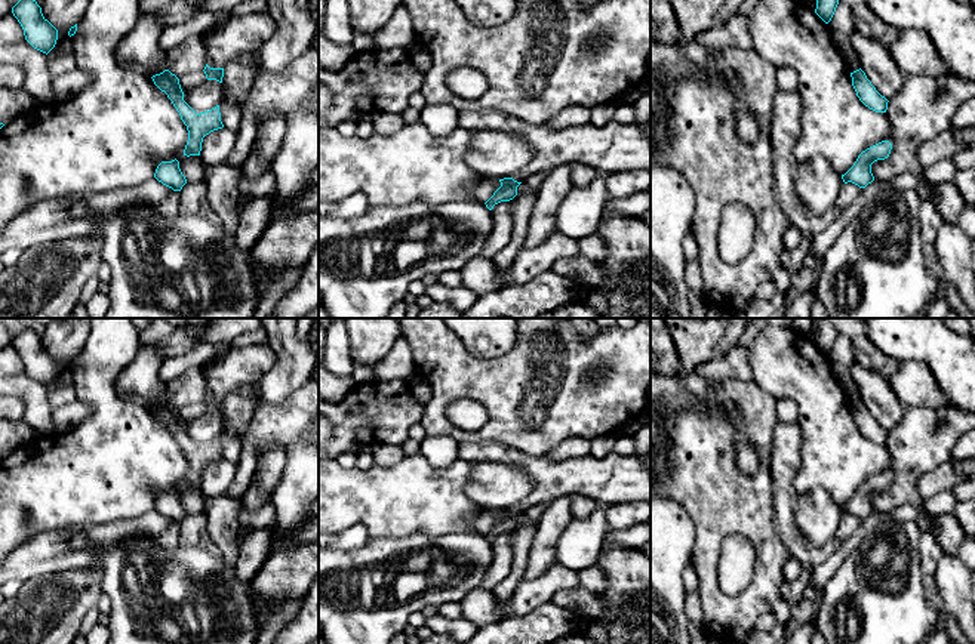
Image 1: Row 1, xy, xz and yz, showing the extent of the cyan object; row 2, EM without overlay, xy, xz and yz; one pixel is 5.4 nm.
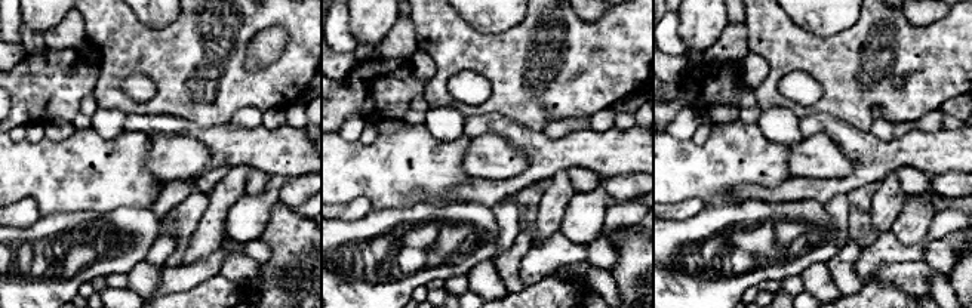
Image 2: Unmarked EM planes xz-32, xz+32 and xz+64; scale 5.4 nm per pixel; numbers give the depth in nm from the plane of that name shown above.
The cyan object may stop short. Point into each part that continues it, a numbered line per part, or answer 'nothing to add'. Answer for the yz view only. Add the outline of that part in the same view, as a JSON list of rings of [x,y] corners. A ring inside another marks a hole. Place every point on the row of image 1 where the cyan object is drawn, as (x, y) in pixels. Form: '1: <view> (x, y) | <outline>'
nothing to add

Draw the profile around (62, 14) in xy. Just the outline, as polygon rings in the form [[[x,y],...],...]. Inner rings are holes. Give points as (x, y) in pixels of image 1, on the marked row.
[[[44,0],[41,13],[58,30],[56,44],[68,36],[71,27],[79,24],[90,0]]]

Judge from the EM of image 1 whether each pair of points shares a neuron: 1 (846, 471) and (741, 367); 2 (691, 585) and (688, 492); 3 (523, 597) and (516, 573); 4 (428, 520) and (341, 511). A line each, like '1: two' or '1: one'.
1: two
2: two
3: two
4: one

